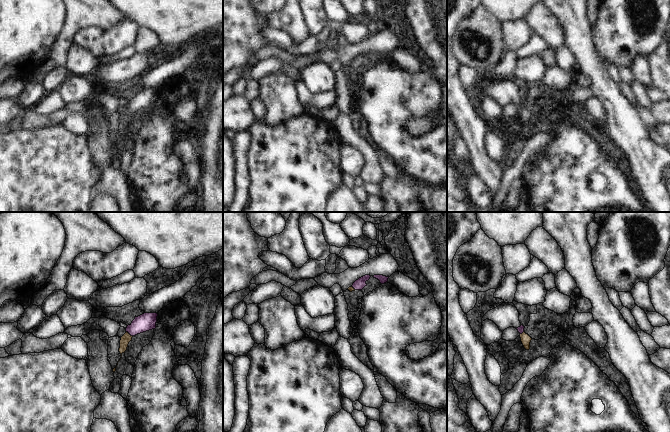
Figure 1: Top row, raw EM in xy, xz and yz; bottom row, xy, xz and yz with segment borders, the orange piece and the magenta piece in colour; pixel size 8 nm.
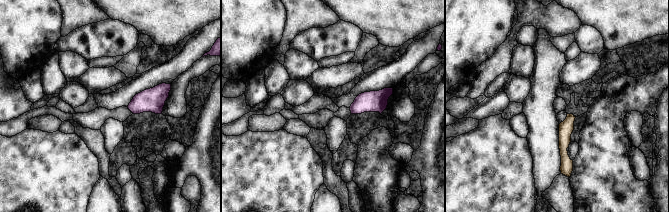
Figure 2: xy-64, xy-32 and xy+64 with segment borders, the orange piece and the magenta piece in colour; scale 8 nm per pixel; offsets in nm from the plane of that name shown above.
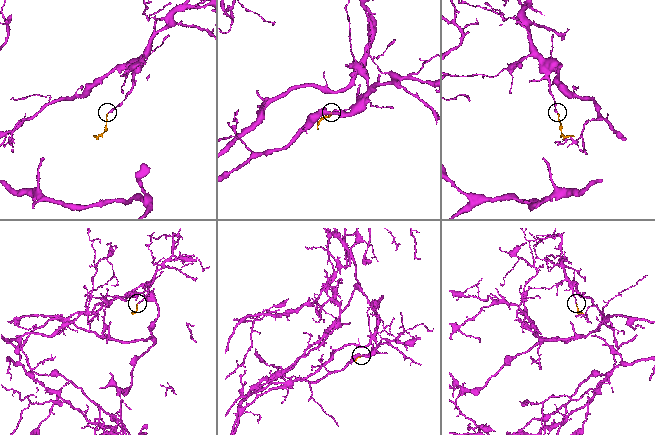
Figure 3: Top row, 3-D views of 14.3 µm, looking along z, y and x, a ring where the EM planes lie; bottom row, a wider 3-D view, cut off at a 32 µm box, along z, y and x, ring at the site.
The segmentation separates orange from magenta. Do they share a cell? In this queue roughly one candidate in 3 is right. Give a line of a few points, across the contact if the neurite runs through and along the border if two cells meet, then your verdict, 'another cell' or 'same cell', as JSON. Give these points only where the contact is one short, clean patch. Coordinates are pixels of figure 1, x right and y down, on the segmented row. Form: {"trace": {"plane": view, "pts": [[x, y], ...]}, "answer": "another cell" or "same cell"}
{"trace": {"plane": "xy", "pts": [[126, 338], [128, 333], [147, 321]]}, "answer": "same cell"}

